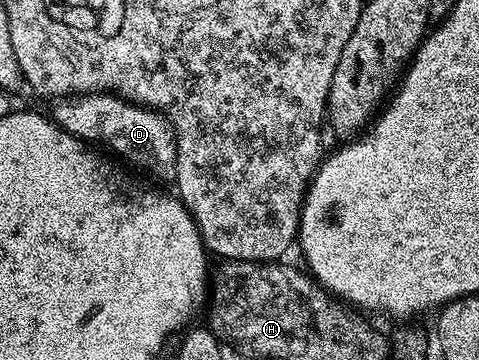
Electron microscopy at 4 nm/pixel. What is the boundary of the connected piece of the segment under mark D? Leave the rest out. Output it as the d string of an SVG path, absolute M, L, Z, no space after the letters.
M115 92L69 96L53 106L56 107L50 110L52 121L75 138L100 148L109 146L113 155L121 154L126 161L160 178L171 179L175 175L176 133L172 130L172 123L161 111L138 106Z

